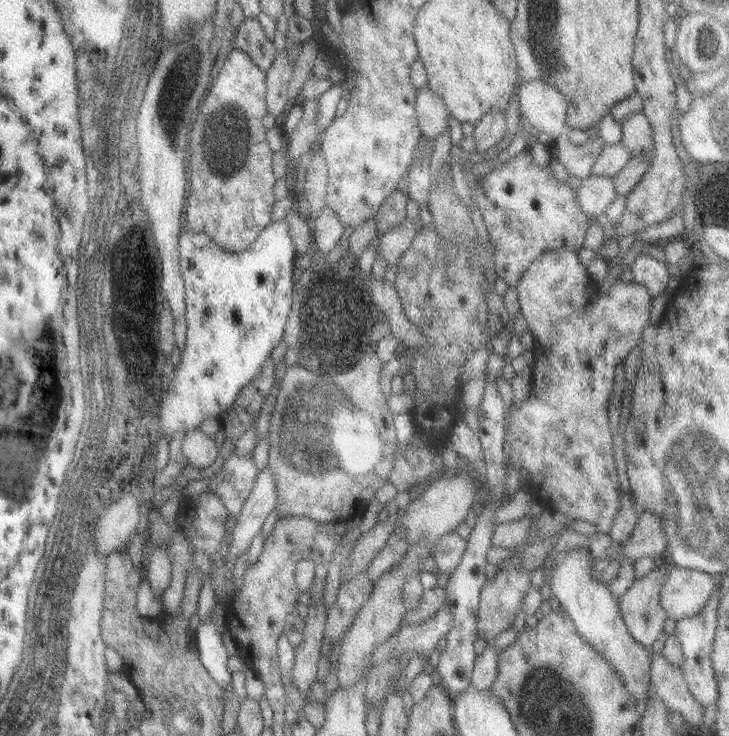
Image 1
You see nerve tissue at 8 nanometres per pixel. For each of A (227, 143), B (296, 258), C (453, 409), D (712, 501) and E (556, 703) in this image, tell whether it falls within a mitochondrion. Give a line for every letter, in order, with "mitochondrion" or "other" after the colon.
A: mitochondrion
B: other
C: other
D: mitochondrion
E: mitochondrion

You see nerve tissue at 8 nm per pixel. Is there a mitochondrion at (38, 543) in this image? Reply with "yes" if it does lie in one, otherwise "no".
yes

